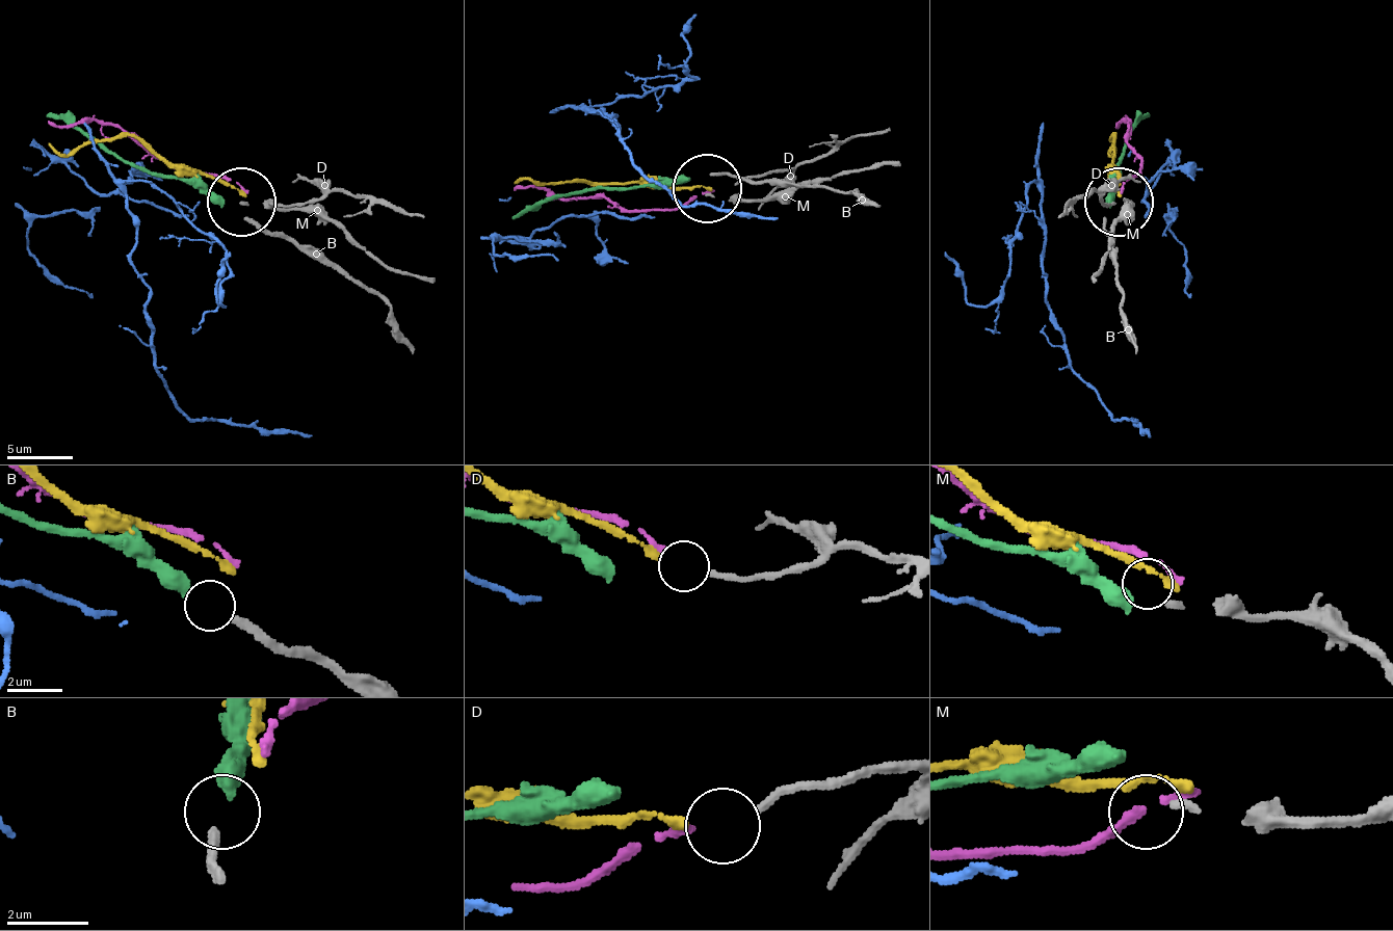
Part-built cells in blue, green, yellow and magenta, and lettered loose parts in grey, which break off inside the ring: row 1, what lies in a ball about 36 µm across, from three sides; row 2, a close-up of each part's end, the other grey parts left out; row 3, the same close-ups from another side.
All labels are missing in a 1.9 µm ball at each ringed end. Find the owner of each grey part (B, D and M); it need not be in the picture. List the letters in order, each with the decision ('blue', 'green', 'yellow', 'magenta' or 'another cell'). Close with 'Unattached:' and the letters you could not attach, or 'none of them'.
B: green
D: magenta
M: another cell
Unattached: M

